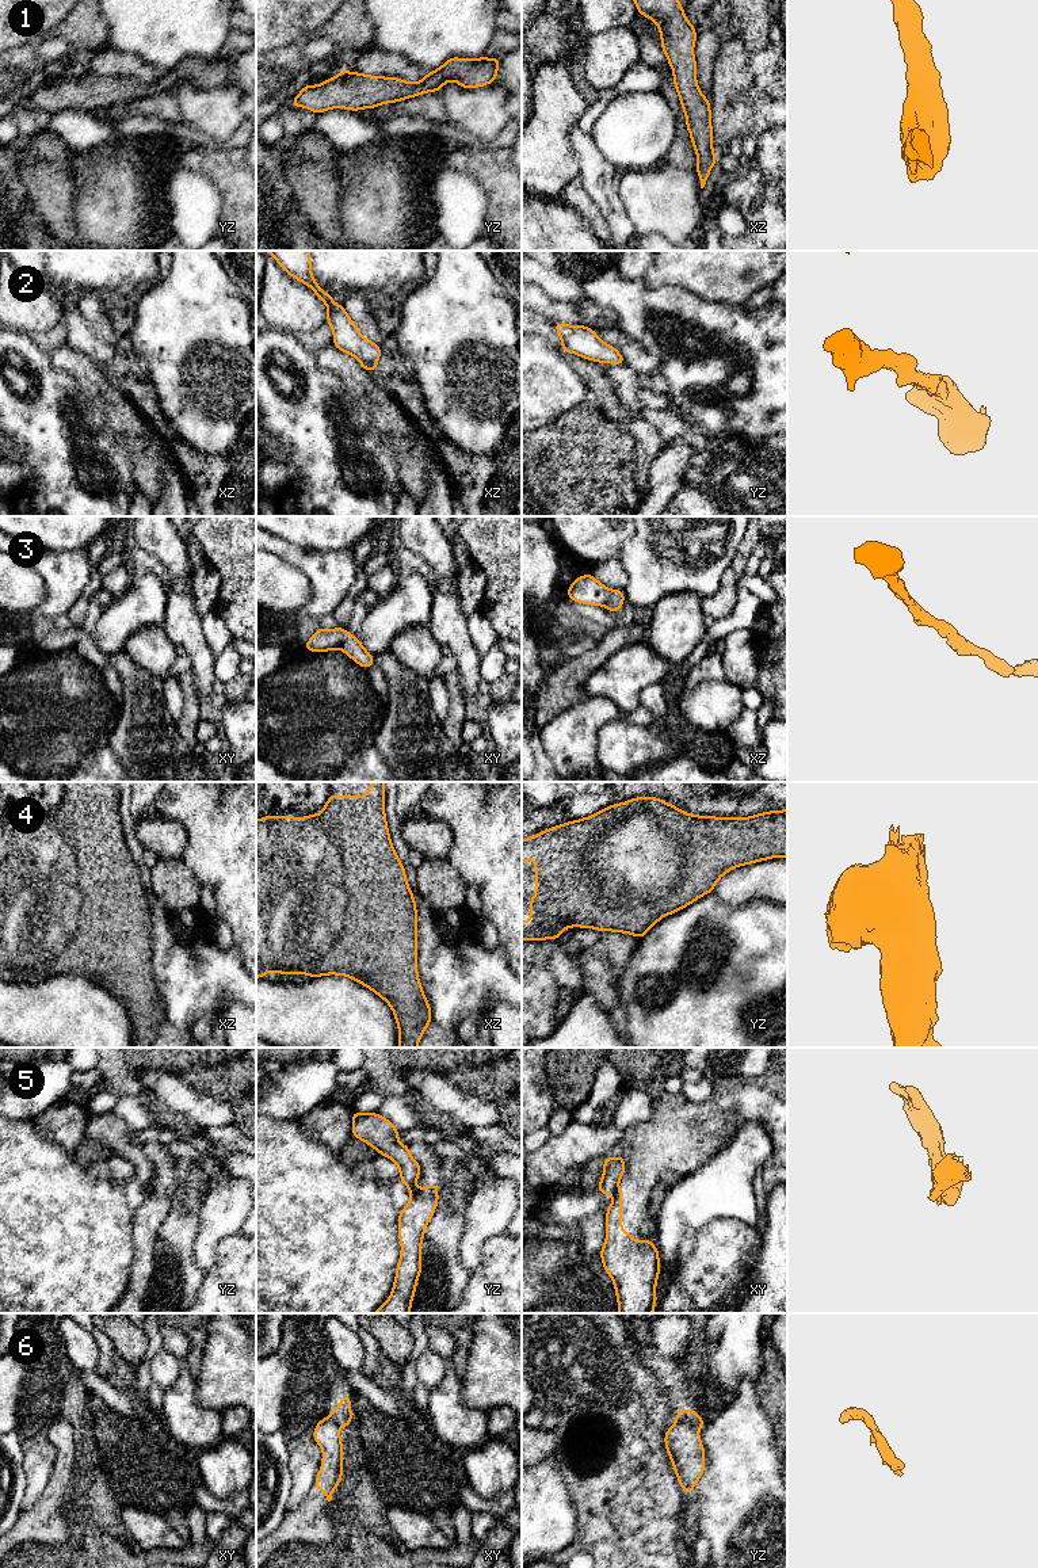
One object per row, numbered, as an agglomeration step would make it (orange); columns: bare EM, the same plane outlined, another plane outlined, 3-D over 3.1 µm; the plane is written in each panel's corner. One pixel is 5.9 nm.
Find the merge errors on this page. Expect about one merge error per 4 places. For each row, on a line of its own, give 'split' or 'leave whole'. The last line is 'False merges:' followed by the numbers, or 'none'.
1: leave whole
2: leave whole
3: leave whole
4: leave whole
5: split
6: split
False merges: 5, 6

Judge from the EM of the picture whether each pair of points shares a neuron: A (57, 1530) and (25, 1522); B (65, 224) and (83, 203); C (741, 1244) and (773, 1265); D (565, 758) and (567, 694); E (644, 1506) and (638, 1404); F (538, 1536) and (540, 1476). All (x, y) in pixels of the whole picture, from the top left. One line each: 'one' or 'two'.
A: one
B: two
C: two
D: two
E: one
F: one

